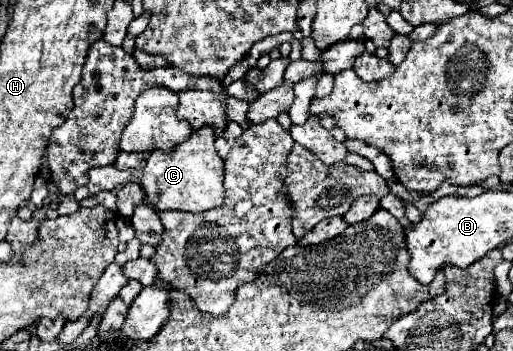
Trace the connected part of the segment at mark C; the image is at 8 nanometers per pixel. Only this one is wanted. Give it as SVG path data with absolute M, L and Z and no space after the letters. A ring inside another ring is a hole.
M201 127L191 133L189 139L175 145L169 151L153 151L143 169L143 191L149 203L159 209L177 209L177 211L207 211L223 205L223 159L215 149L215 133L211 127Z

